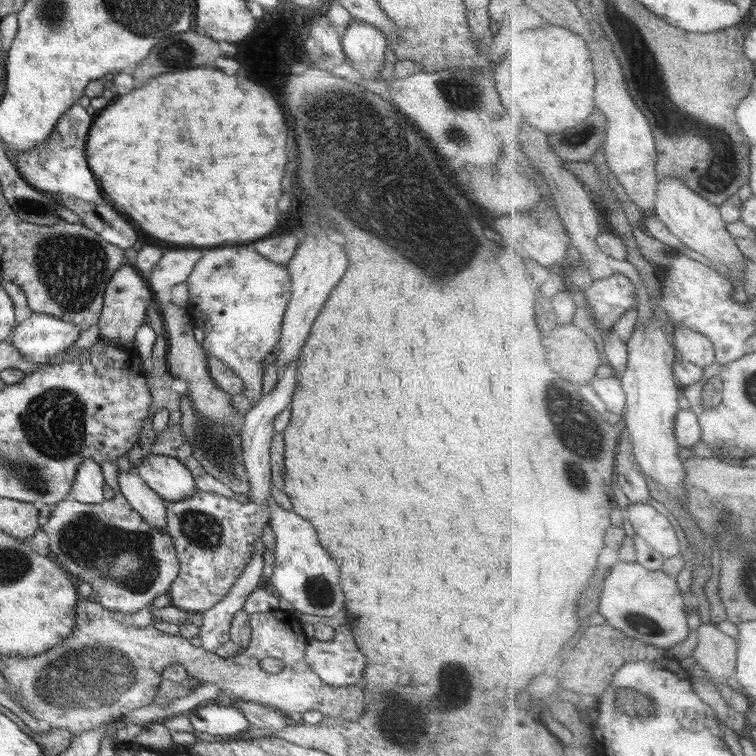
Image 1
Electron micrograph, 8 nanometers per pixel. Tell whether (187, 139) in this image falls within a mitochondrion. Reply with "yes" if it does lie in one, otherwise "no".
no

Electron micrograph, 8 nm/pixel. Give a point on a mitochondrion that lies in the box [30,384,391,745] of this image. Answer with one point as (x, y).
(92, 545)

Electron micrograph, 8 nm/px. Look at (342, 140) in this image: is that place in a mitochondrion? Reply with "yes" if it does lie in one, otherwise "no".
yes

